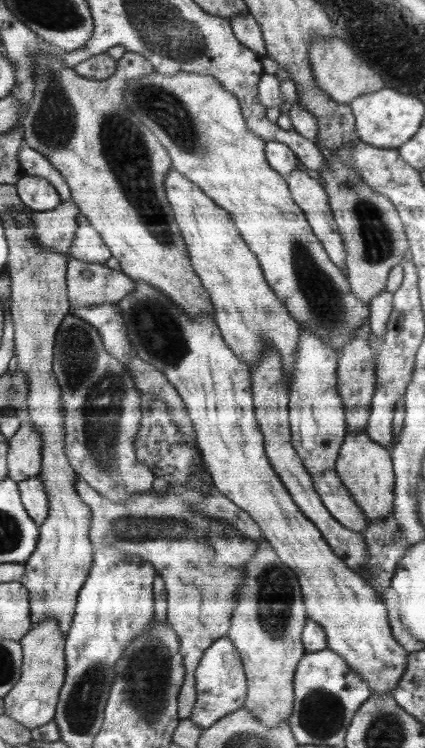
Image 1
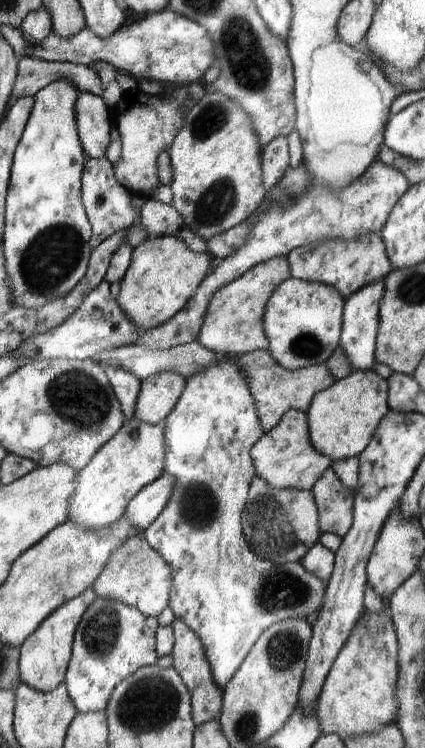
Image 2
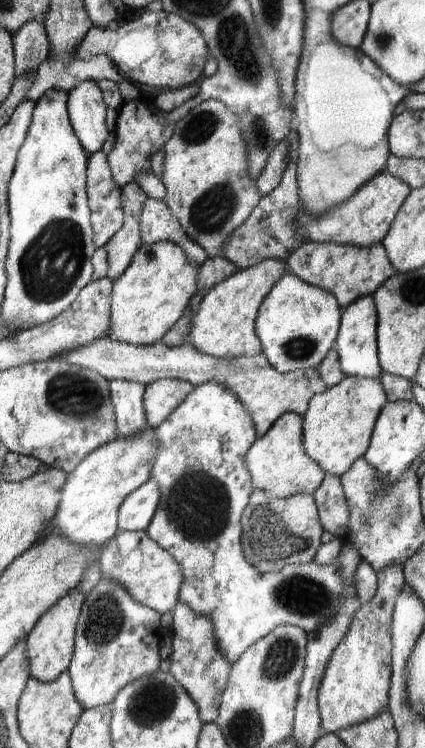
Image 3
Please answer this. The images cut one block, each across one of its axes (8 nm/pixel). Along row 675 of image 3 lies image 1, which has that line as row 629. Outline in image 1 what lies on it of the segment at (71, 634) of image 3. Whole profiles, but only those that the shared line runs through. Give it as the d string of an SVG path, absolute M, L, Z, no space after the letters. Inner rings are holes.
M48 618L34 624L32 631L19 642L23 646L22 678L15 684L14 690L3 698L4 715L33 730L50 722L56 714L59 692L64 684L67 668L64 652L65 635L59 628L58 620Z

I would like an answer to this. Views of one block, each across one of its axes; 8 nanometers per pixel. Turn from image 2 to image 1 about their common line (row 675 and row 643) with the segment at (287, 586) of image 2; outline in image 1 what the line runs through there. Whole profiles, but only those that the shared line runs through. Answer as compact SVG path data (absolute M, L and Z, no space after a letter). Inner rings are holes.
M228 634L216 640L205 651L195 671L196 702L190 719L203 730L244 706L247 695L247 678L239 652Z

